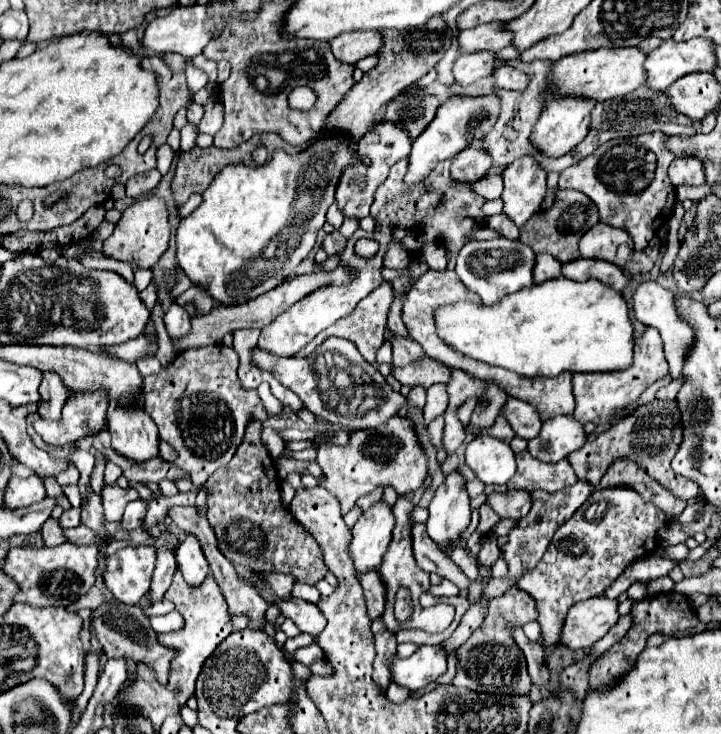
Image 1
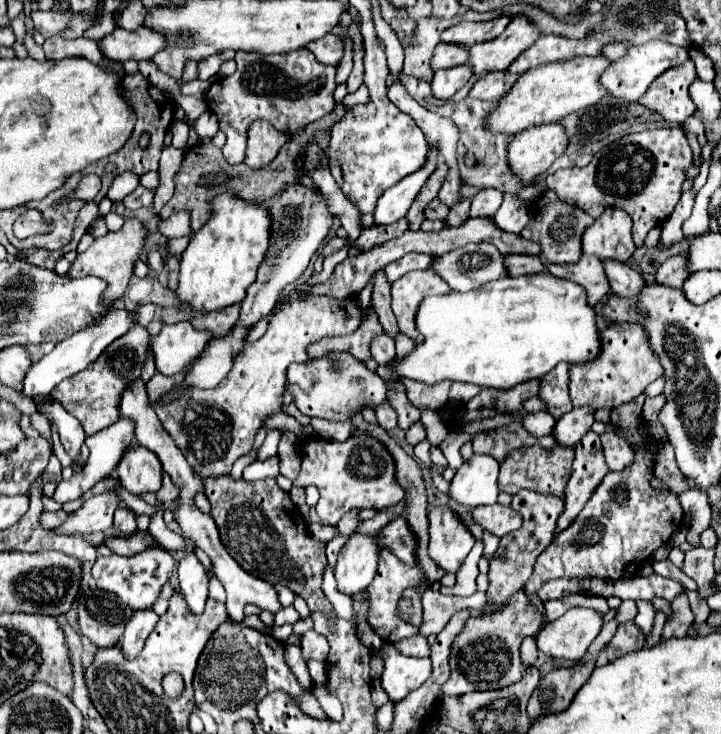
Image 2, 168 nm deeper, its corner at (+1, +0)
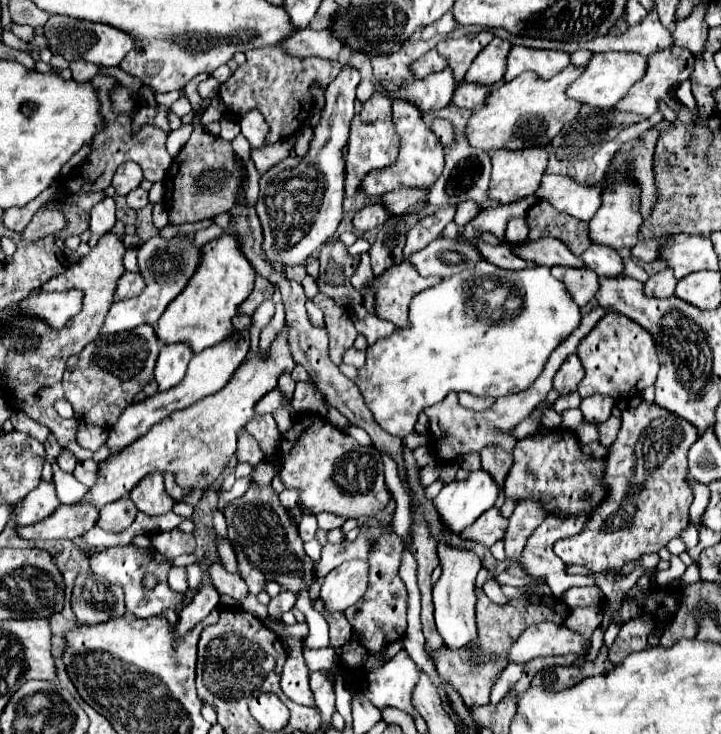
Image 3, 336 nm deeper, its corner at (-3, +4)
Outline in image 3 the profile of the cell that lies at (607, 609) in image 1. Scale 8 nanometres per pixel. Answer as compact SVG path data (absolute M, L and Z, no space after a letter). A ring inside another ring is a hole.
M541 622L529 626L511 646L509 650L509 662L527 664L531 658L537 656L585 656L591 648L591 642L587 642L579 632L567 628L565 624L553 624L553 622Z

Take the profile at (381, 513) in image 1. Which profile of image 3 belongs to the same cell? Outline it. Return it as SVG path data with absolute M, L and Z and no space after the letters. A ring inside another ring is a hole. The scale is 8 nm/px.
M349 560L331 570L321 584L321 600L327 610L343 612L367 590L367 560Z

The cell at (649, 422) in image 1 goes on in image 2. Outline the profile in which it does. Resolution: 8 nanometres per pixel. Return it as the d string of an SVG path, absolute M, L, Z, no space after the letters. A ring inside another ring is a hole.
M587 432L585 438L575 446L573 474L565 490L565 508L557 520L555 536L575 522L575 518L579 516L605 474L607 464L603 460L601 440L595 432Z

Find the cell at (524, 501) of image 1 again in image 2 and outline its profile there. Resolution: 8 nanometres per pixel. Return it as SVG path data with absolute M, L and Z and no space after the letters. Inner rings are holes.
M493 504L493 506L475 508L473 522L479 524L483 530L491 532L493 536L503 538L505 534L509 534L521 526L521 516L519 516L519 512L515 512L507 506Z

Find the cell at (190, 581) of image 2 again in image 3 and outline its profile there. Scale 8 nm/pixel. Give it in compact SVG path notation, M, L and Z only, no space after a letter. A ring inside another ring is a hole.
M201 584L197 592L193 594L191 602L183 606L179 612L179 624L177 624L177 636L183 636L189 628L199 624L203 618L209 616L209 612L219 604L219 594L211 584Z

